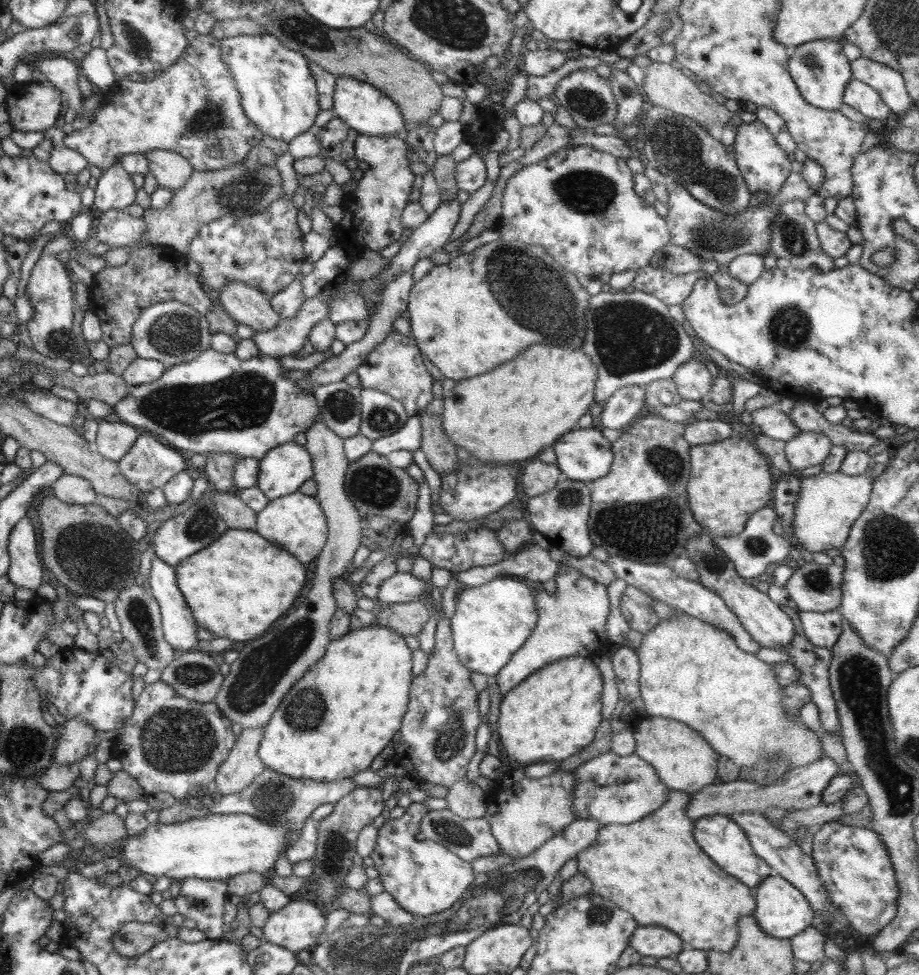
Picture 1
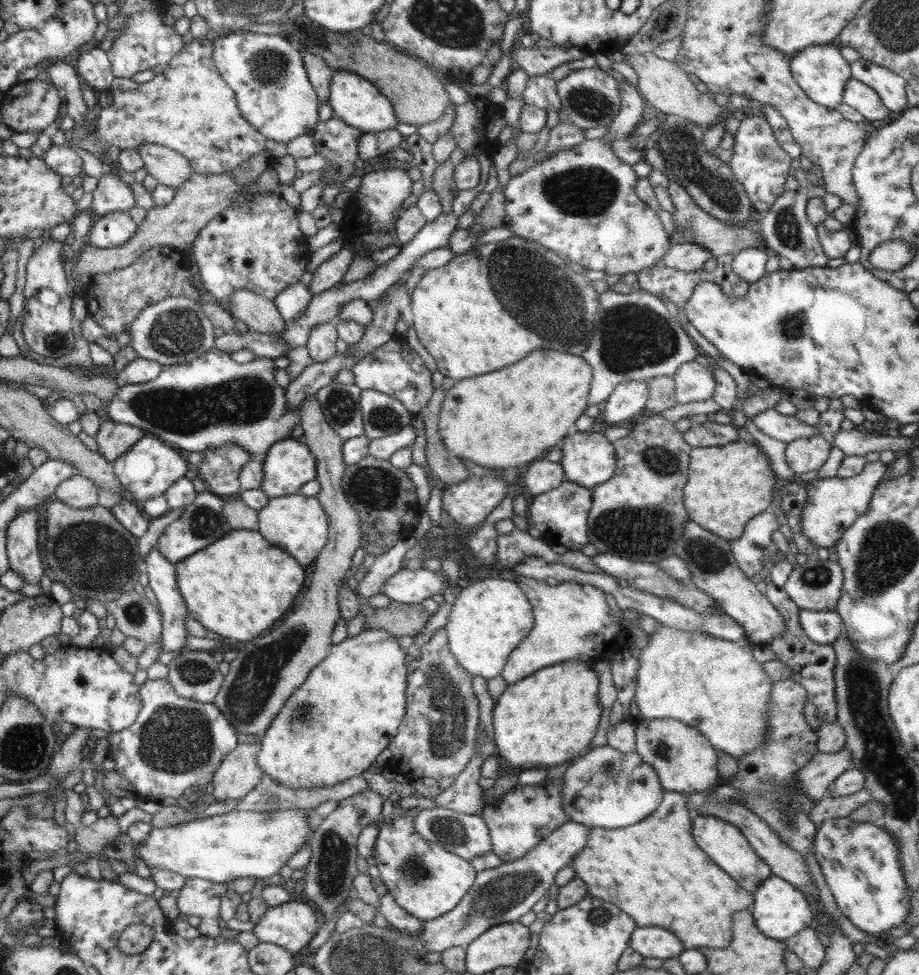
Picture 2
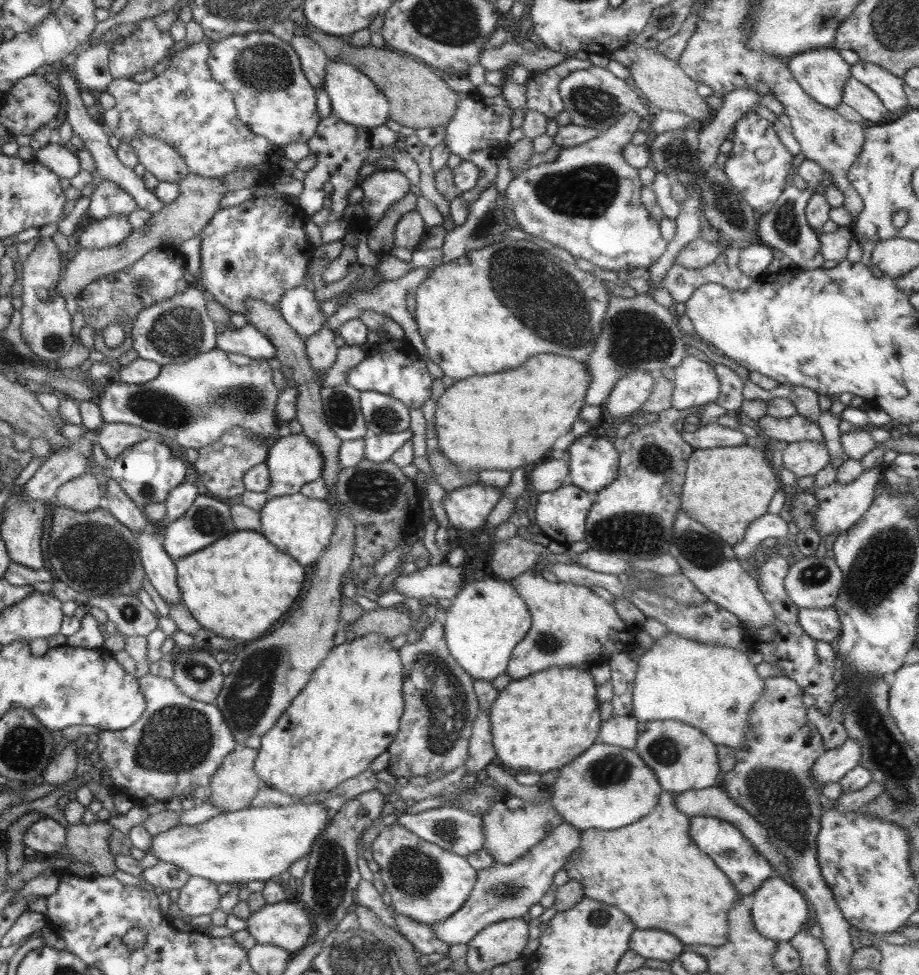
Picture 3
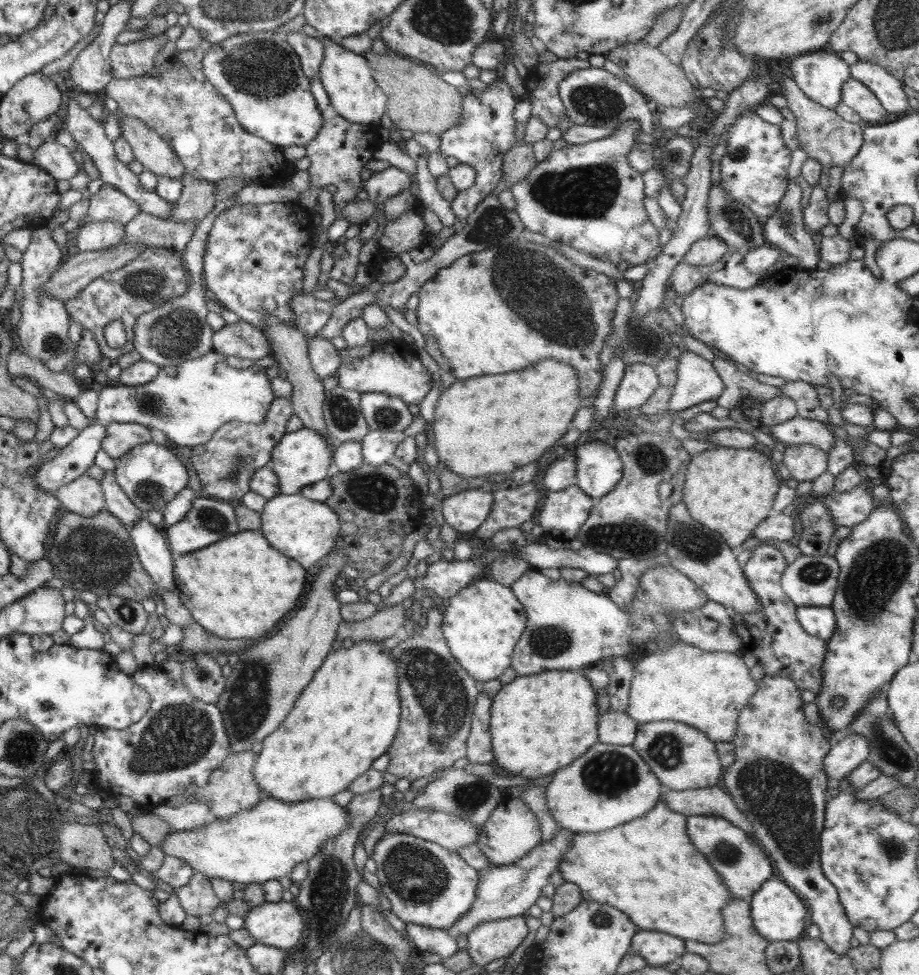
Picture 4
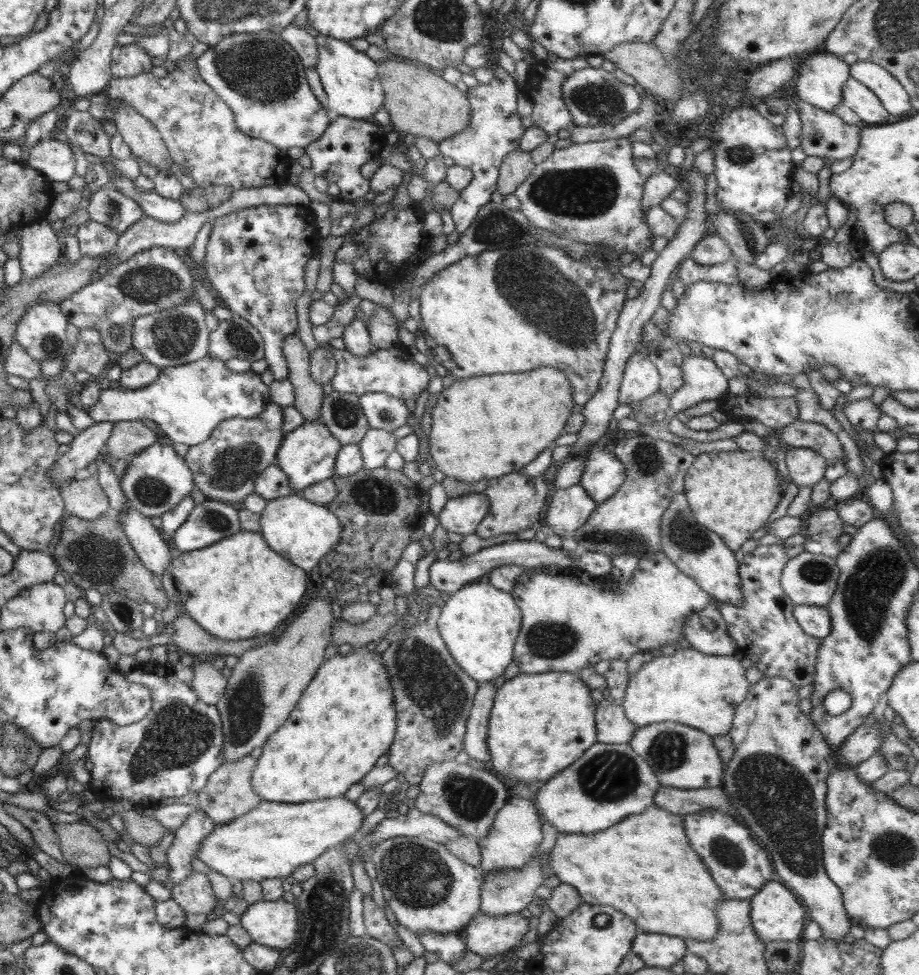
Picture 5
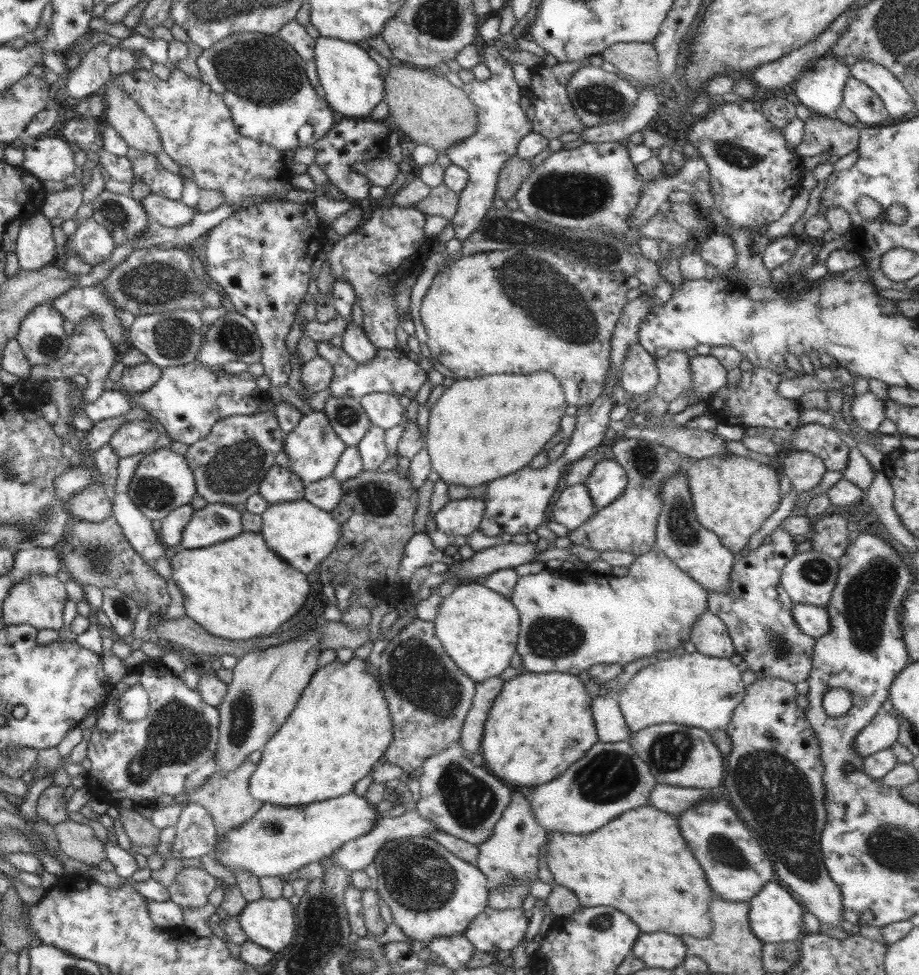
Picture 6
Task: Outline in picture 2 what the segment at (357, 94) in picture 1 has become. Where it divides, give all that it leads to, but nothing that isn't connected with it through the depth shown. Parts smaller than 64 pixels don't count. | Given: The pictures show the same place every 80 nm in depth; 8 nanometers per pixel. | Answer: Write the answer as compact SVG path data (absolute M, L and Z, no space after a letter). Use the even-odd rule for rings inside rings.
M334 71L330 85L330 106L333 115L348 126L360 130L362 133L376 133L395 129L399 123L394 116L394 107L389 98L386 98L369 80L350 74L346 71Z

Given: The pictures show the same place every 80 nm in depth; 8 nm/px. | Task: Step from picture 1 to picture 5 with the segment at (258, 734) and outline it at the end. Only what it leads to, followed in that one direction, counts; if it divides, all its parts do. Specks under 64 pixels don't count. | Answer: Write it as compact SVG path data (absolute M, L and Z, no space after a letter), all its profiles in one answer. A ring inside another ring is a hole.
M251 755L240 757L238 760L226 761L221 764L210 776L204 788L198 793L186 795L184 802L189 805L198 805L215 825L228 824L231 820L250 812L260 804L258 796L251 785L252 771L256 768L257 758Z

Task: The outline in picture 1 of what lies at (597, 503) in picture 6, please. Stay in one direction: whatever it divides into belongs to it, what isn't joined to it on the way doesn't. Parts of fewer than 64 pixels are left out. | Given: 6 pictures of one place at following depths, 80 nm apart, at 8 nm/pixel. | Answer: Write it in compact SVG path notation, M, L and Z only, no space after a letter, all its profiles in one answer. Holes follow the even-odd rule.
M576 428L551 444L555 464L570 480L590 483L608 476L612 466L611 442L597 428Z

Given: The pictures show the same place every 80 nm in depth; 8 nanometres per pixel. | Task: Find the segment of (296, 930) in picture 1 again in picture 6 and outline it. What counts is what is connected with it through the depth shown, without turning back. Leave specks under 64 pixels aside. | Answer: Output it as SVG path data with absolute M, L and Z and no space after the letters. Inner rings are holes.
M284 897L247 902L238 920L252 943L277 955L294 942L298 925L296 908Z

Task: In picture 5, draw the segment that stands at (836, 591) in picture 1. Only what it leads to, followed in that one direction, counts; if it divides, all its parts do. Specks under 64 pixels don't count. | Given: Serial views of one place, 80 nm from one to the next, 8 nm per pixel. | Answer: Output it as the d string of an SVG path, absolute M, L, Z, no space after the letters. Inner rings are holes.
M804 551L788 559L781 572L781 587L794 605L826 607L837 587L836 559Z

